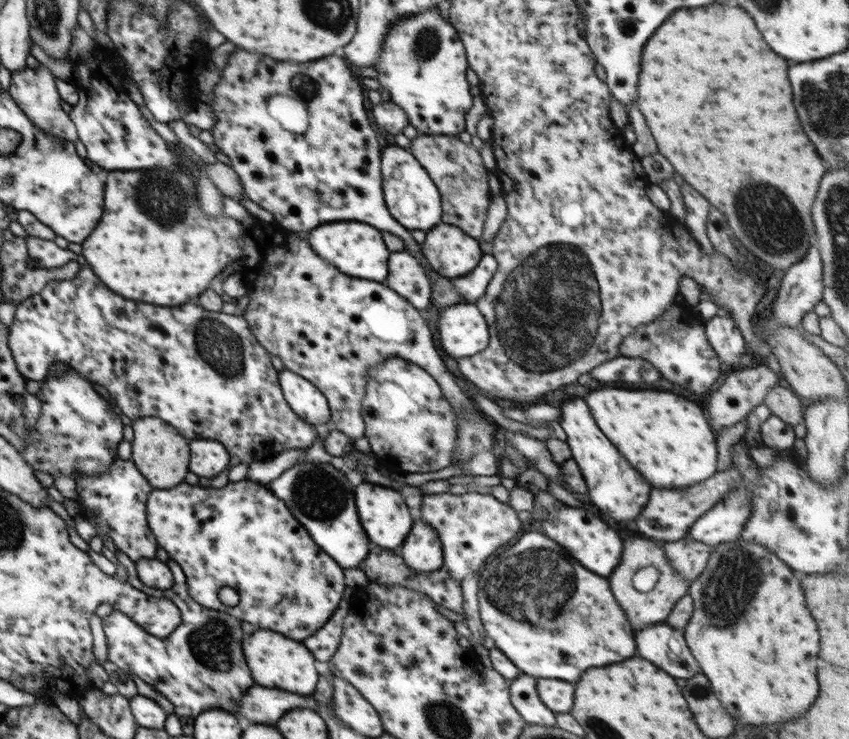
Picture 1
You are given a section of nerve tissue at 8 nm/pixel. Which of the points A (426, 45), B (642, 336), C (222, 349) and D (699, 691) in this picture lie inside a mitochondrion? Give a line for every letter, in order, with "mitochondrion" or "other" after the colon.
A: mitochondrion
B: other
C: mitochondrion
D: mitochondrion

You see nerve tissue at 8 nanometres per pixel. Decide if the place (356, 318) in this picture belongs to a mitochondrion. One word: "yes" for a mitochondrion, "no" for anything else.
no

